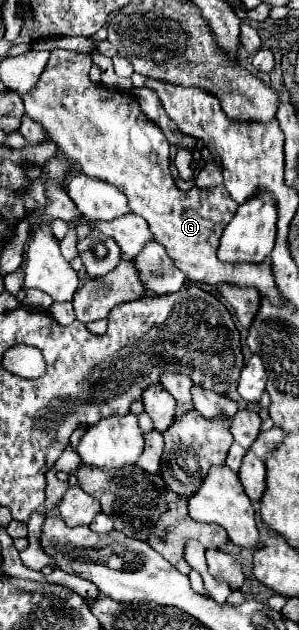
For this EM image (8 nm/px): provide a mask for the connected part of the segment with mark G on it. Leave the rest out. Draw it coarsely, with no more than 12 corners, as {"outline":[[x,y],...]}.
{"outline":[[51,50],[21,98],[59,150],[119,188],[189,280],[255,288],[271,262],[227,264],[239,208],[181,192],[169,142],[133,94]]}

